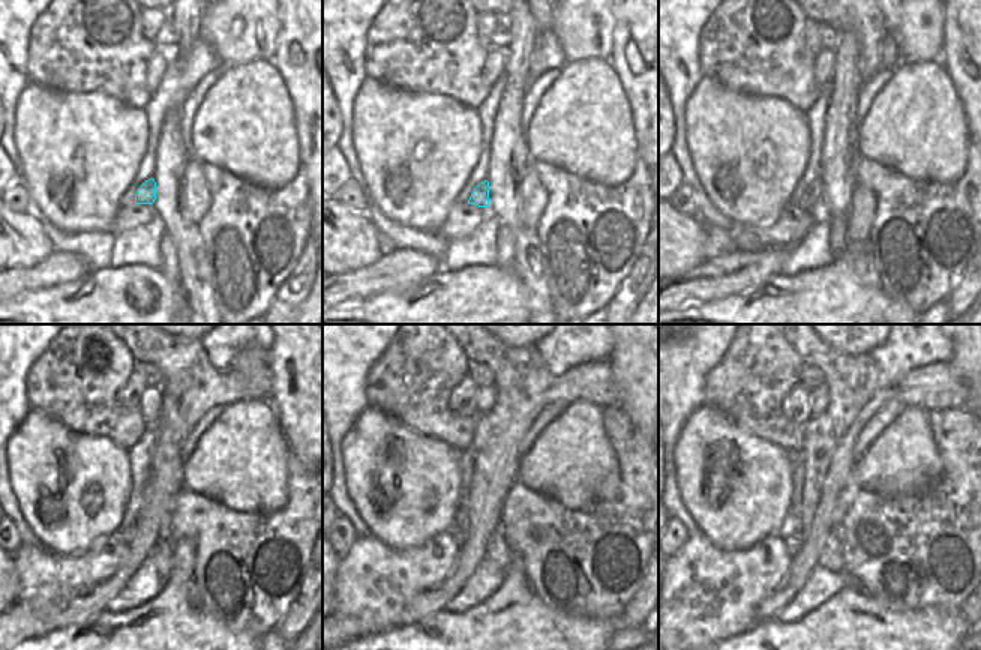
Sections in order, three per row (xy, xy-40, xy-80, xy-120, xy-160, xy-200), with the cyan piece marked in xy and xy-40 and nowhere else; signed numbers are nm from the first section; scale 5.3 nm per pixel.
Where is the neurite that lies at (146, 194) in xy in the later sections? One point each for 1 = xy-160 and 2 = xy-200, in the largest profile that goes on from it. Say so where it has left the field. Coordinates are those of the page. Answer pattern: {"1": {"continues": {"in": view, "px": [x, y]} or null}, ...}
{"1": {"continues": {"in": "xy-160", "px": [459, 538]}}, "2": {"continues": {"in": "xy-200", "px": [794, 541]}}}

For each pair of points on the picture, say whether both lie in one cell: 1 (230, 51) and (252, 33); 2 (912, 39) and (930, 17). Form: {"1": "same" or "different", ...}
{"1": "same", "2": "same"}

